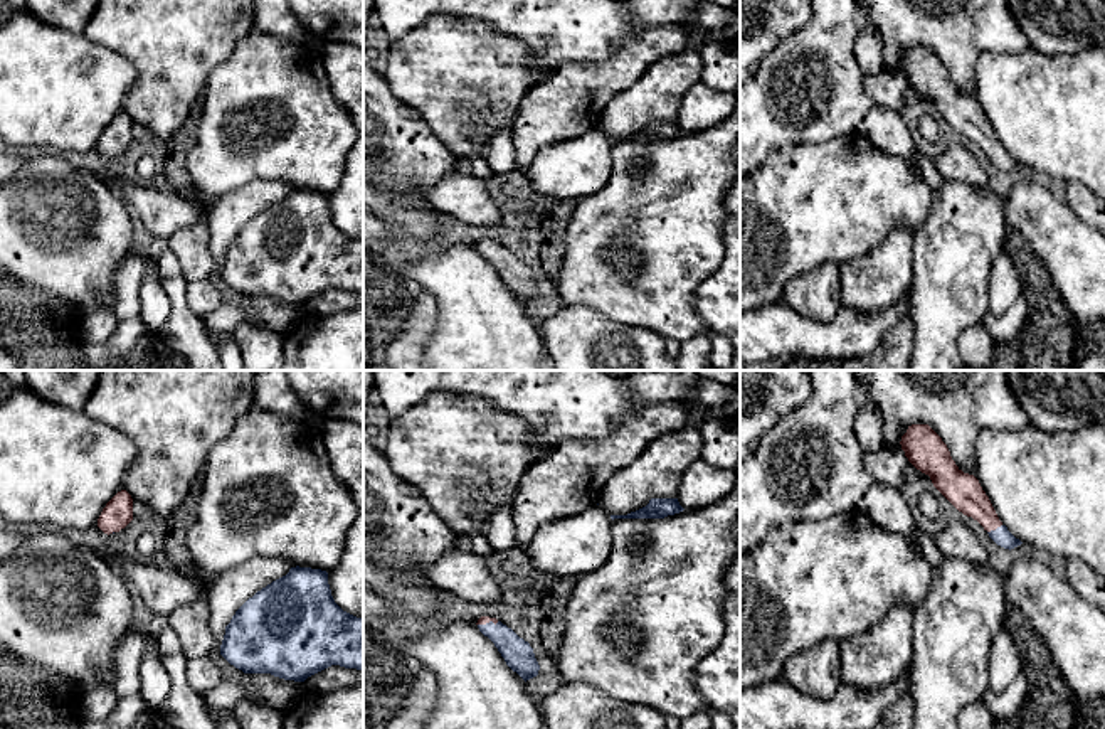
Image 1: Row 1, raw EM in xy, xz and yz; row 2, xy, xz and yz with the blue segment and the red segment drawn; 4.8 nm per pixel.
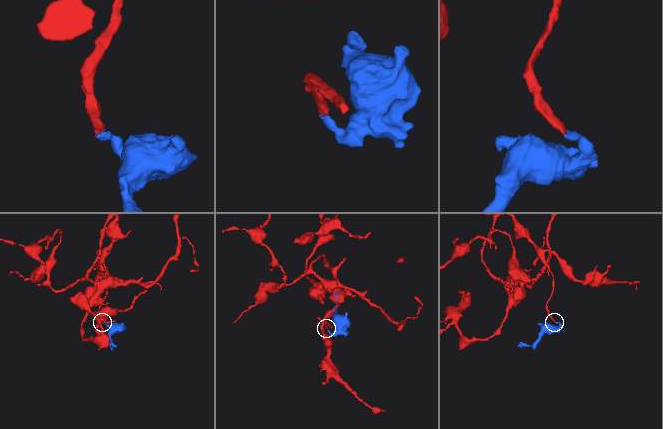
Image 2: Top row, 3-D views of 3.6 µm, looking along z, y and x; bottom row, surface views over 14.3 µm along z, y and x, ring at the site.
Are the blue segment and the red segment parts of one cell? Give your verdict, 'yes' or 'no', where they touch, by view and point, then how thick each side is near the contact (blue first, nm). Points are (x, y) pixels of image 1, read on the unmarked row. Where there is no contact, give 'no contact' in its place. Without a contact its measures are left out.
yes | yz (996, 152) | 90/170 nm

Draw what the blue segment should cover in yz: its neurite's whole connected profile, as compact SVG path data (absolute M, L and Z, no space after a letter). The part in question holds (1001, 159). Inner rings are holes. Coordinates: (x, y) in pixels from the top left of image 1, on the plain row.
M928 47L908 49L900 67L908 84L928 98L959 135L977 143L997 168L1011 173L1023 167L999 143L979 103L955 88L947 67Z

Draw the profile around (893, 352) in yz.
M900 318L870 355L859 359L789 360L777 370L910 370L915 345L915 323Z

